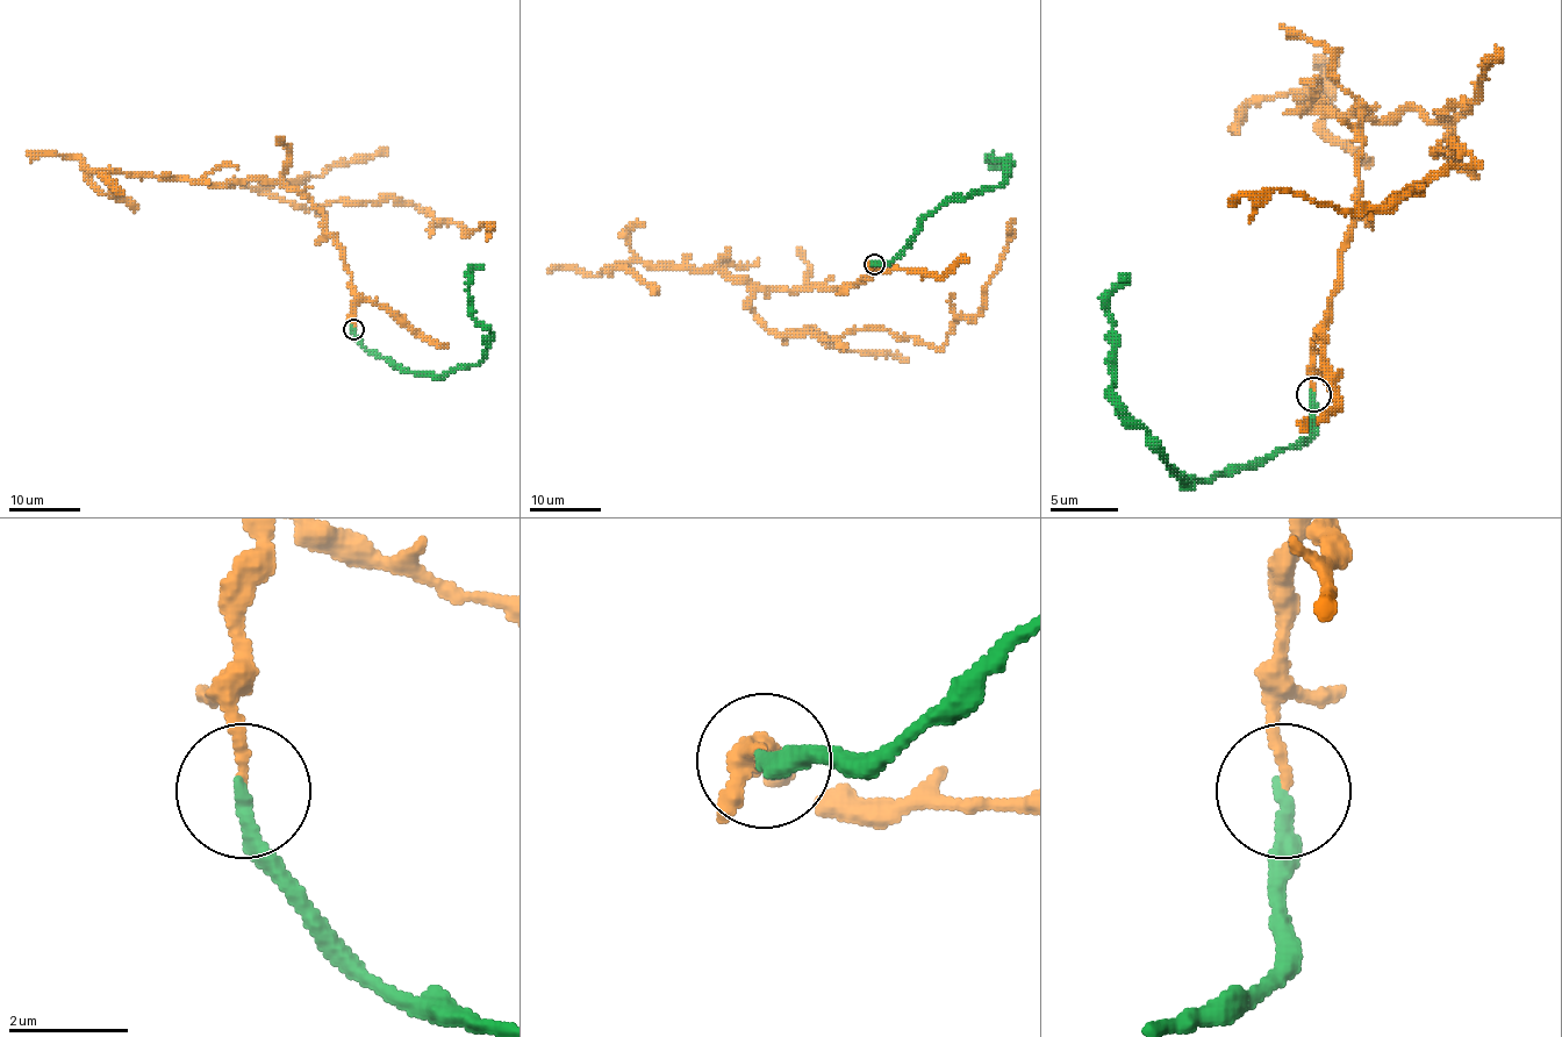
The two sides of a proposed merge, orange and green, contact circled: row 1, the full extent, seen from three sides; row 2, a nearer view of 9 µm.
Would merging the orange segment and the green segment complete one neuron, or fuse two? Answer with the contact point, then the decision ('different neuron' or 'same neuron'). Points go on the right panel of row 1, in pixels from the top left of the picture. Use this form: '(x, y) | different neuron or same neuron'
(1313, 394) | same neuron

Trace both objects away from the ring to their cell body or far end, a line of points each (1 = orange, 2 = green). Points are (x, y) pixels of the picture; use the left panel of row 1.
1: (353, 328), (325, 216), (279, 183), (233, 180), (306, 207), (395, 197), (491, 230)
2: (353, 328), (366, 348), (403, 371), (443, 374), (477, 364), (489, 340), (473, 317), (467, 279), (484, 267)

